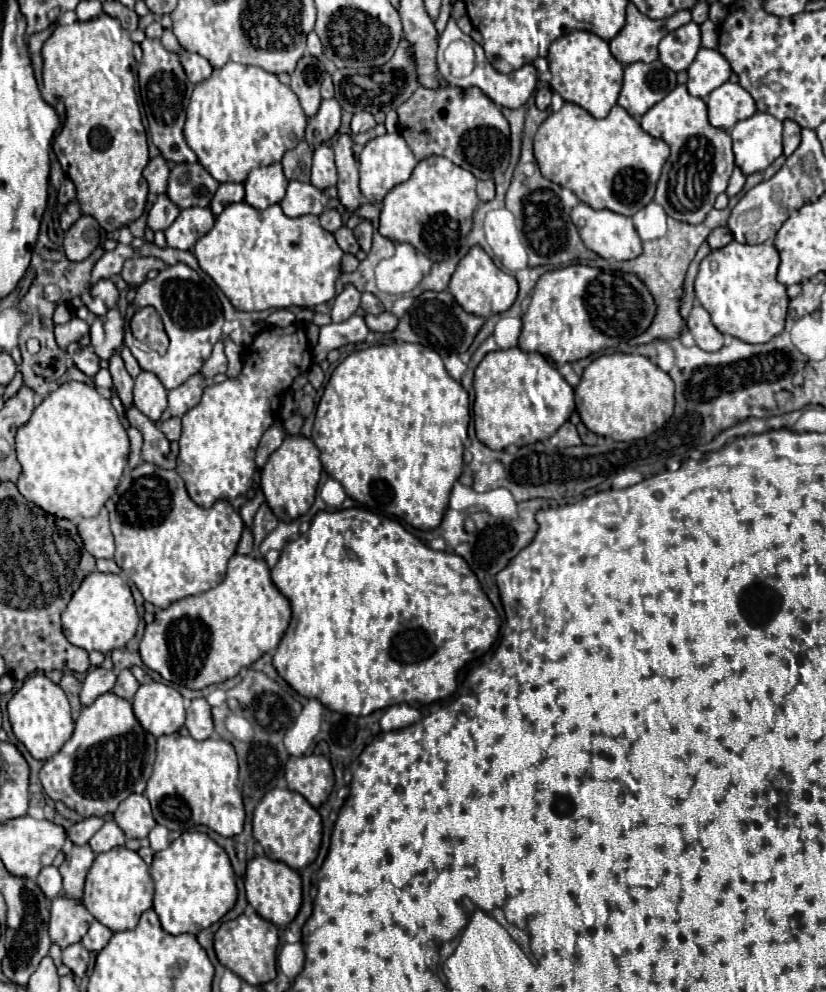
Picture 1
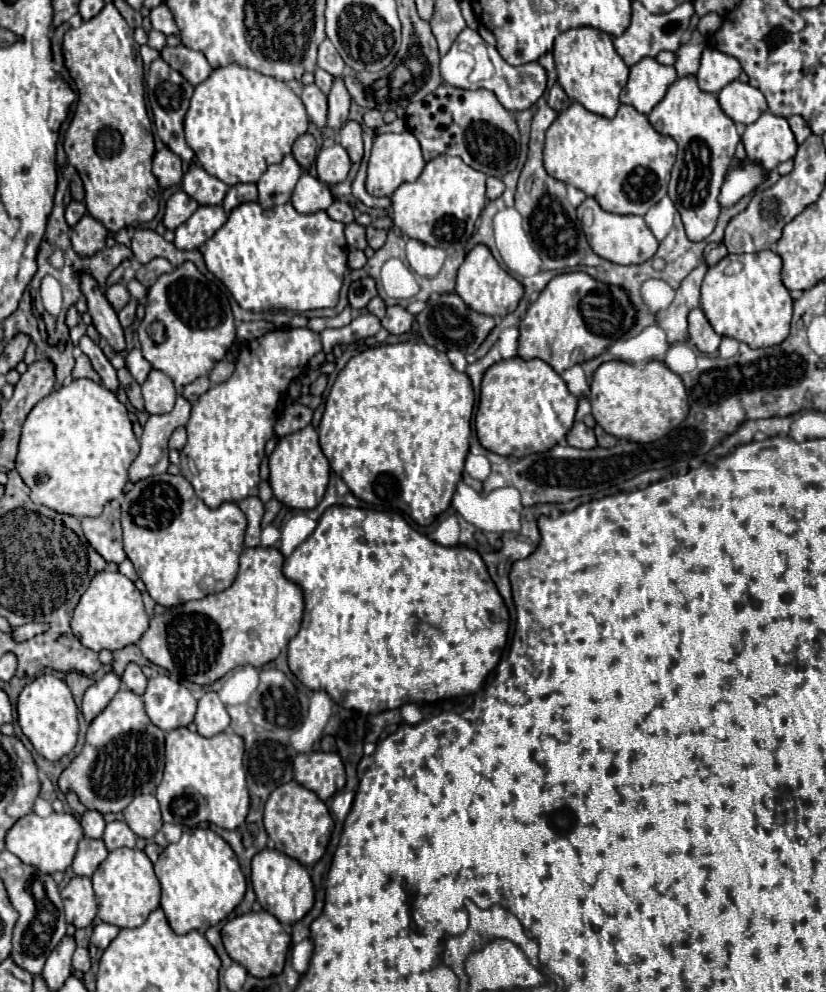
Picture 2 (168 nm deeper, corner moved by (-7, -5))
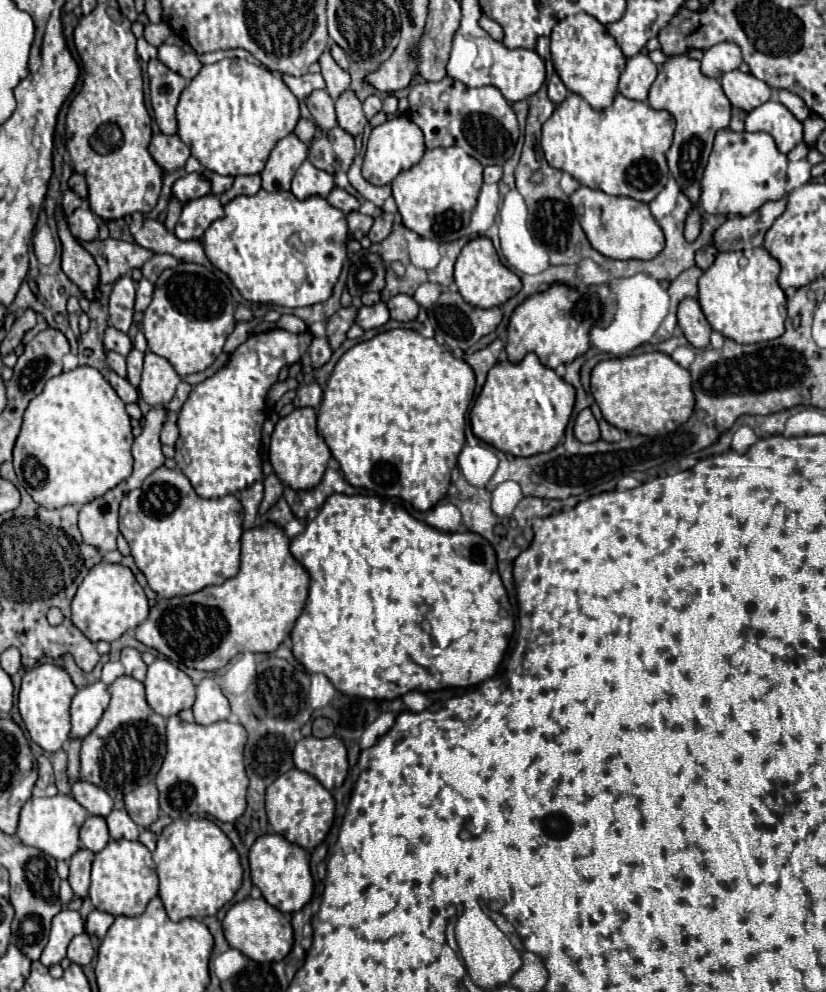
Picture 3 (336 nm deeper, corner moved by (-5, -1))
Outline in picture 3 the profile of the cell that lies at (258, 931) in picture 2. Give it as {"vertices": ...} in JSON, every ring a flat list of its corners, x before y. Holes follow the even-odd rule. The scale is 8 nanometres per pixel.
{"vertices":[[264,897,260,899,244,899,240,903,234,903,222,921,224,927,224,937,230,943,230,947,240,949,246,957,258,961,258,963,270,963,270,961,282,961,294,943,294,933,292,925,286,919,284,913,280,913,276,907,268,905]]}

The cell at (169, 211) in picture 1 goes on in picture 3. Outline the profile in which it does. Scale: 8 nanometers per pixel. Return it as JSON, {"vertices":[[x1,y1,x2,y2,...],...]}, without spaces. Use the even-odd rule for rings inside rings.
{"vertices":[[186,173,184,177,180,177,180,179,174,183,174,189,172,189,172,191,174,191,174,195,176,195,182,203,212,193,210,181,208,181,202,173]]}

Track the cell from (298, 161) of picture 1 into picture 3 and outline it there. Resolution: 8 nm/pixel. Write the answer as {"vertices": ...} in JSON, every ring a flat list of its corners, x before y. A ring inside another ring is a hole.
{"vertices":[[300,117,294,133,296,133,304,143,310,143,310,141,314,139,314,135,316,135,316,123,314,123,312,119,302,119,302,117]]}

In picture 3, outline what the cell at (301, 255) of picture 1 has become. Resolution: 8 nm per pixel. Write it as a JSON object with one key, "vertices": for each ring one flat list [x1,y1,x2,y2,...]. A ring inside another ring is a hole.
{"vertices":[[260,189,252,197,240,195,224,205,224,217,214,221,204,233,204,251,210,263,230,277,246,301,274,303,280,307,308,307,322,303,332,295,332,287,336,285,346,259,346,241,346,215,328,205,324,197,312,195,300,201,292,191,268,193,266,189],[292,243,304,243,304,249,296,249]]}

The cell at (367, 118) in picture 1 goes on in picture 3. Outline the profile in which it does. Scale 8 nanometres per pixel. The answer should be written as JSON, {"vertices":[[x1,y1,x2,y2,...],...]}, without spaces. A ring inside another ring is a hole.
{"vertices":[[370,95,366,101,364,101,364,113,368,119,372,119,378,111,382,109,382,99,378,95]]}

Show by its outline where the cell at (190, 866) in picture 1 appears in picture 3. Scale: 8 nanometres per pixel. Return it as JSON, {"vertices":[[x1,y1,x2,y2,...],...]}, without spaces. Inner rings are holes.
{"vertices":[[176,819,168,827,164,827,162,835,158,837,156,851,152,853,156,871,160,877,160,899,166,907,166,913,172,921,182,921,186,917,204,919,208,915,216,915,216,911,228,903,242,883,242,865,238,851,234,849,232,841,222,833,222,829,210,819]]}

